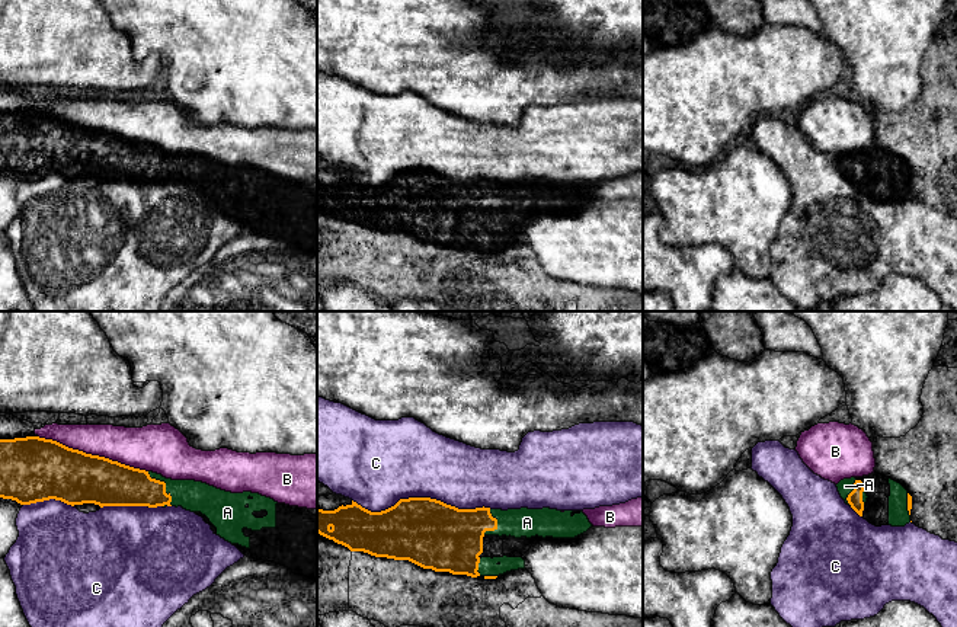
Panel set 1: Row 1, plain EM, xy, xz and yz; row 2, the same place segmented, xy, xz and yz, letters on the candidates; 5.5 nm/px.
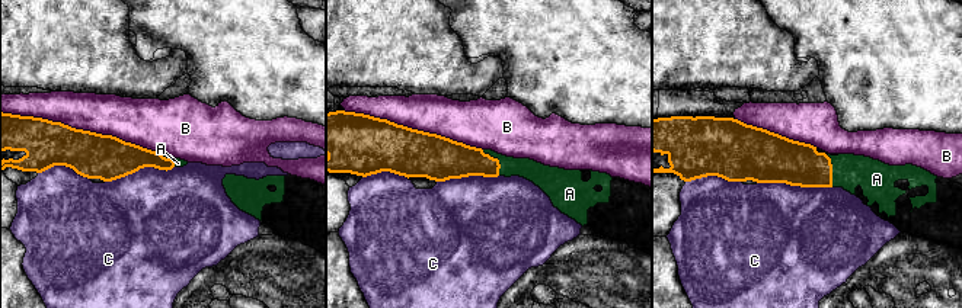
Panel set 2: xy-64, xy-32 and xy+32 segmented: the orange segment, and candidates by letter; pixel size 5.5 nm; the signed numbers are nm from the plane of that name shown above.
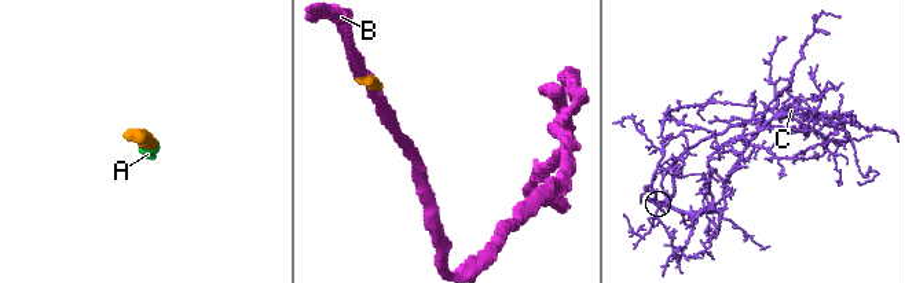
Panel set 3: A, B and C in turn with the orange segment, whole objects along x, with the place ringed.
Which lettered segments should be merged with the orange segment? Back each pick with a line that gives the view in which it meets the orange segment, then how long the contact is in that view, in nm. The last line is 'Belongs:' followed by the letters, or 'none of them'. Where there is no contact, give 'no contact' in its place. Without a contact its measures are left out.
A: xy | 240 nm
Belongs: A

